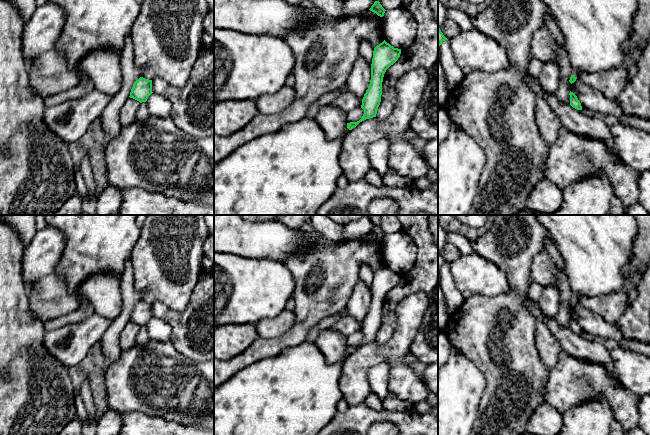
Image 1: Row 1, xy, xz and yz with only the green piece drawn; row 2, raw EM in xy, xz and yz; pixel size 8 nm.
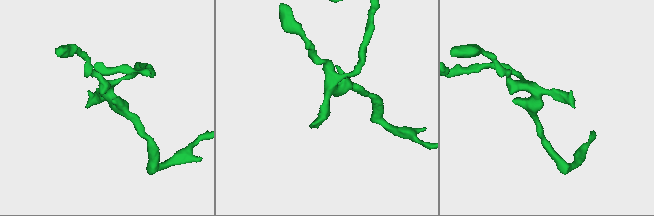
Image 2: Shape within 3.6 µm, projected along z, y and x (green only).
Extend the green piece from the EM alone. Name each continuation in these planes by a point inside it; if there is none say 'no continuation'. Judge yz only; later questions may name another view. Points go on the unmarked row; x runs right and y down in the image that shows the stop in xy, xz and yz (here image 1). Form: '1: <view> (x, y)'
1: yz (595, 248)

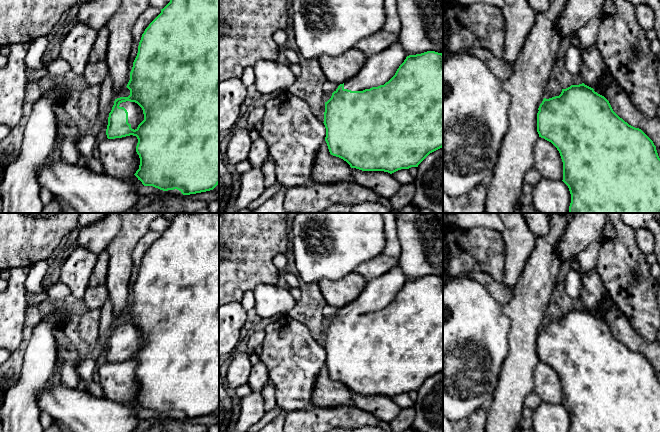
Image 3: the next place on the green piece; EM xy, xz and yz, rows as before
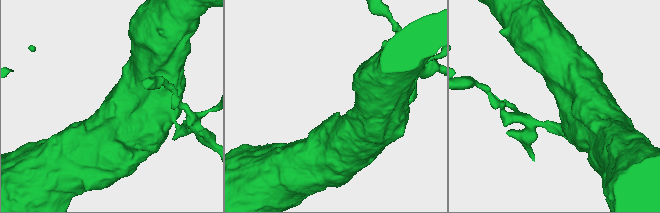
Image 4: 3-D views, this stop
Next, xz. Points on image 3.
1: xz (378, 293)

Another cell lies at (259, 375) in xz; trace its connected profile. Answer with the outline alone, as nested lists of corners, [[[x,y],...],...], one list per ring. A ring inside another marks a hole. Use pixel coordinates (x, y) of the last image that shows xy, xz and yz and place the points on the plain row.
[[[260,361],[256,365],[253,365],[247,384],[251,387],[253,392],[262,392],[269,378],[268,367]]]

